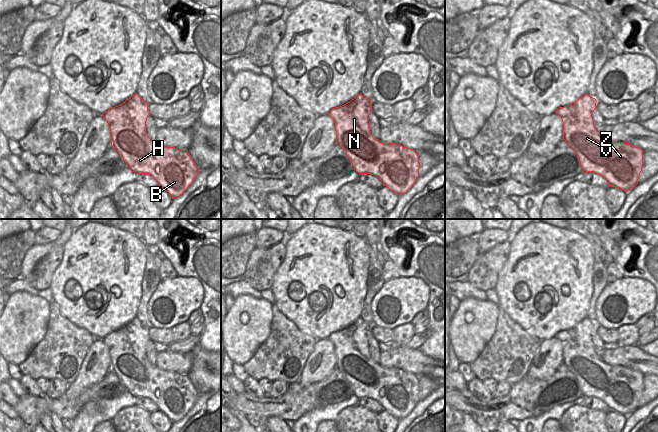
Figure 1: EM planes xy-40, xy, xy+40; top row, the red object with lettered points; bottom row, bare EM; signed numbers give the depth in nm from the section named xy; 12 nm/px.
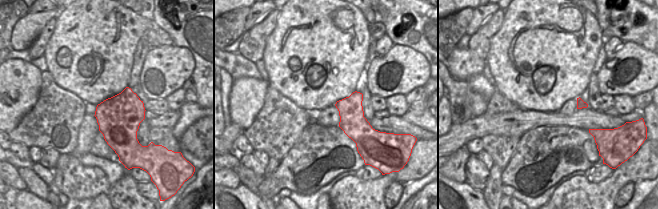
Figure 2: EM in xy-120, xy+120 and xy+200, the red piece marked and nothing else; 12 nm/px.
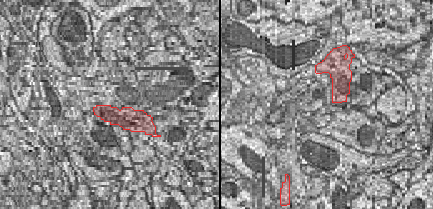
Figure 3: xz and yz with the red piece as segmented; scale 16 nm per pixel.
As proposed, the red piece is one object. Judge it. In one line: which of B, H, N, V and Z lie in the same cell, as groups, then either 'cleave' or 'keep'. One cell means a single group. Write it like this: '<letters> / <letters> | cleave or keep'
B H N V Z | keep

